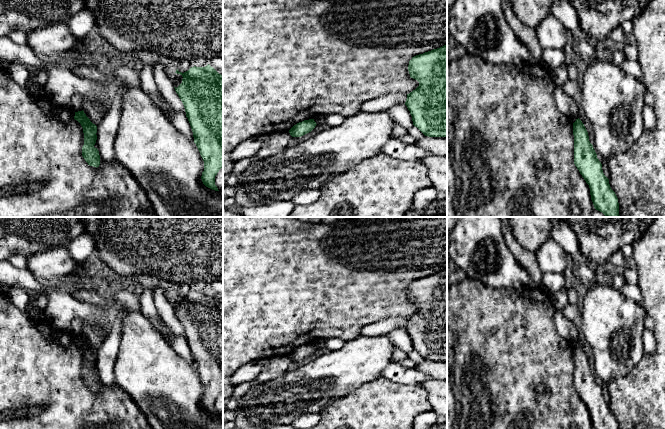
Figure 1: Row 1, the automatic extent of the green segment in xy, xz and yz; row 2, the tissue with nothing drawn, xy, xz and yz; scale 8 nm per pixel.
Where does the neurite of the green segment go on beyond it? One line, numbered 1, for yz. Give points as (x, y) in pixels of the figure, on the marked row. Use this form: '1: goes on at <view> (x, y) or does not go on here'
1: does not go on here

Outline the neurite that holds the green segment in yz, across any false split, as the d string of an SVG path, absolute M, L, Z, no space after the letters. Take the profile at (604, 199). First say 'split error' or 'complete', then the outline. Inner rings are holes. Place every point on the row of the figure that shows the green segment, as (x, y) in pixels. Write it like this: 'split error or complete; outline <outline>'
complete; outline M579 118L573 123L573 135L574 164L589 185L594 208L606 217L620 217L618 198L610 187L609 179L603 173L602 164Z

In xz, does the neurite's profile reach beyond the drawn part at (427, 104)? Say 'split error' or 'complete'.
complete

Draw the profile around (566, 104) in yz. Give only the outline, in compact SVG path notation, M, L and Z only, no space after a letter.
M563 85L554 86L554 100L558 110L565 114L572 123L579 118L579 111L576 101L573 97L566 94Z

